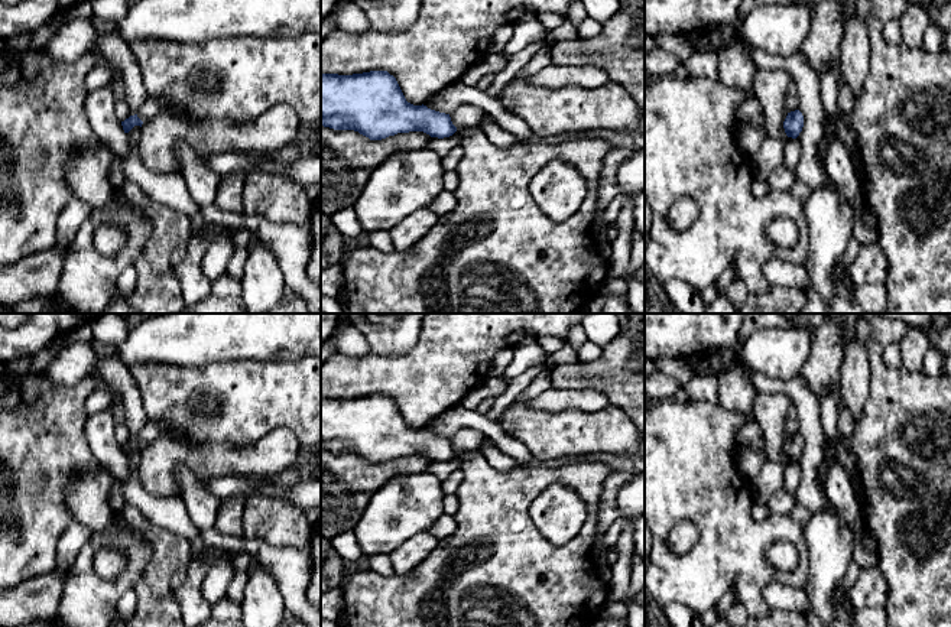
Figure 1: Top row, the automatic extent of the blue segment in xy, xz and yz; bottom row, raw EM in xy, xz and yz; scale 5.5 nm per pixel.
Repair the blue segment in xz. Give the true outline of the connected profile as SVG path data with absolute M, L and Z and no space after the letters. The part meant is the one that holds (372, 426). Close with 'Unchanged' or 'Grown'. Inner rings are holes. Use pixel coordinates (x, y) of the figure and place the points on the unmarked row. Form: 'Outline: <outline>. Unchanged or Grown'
Outline: M387 394L321 397L321 449L354 454L370 464L409 455L444 462L457 455L449 438L408 426Z. Unchanged

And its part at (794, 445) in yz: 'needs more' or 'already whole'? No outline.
already whole

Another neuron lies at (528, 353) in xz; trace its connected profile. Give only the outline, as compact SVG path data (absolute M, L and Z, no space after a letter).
M528 335L515 345L513 360L507 366L503 379L512 380L523 374L529 367L545 364L548 354L538 344L538 338Z

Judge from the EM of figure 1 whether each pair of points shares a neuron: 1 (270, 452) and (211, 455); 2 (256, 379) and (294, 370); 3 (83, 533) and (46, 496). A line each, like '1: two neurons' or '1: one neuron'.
1: one neuron
2: one neuron
3: two neurons

